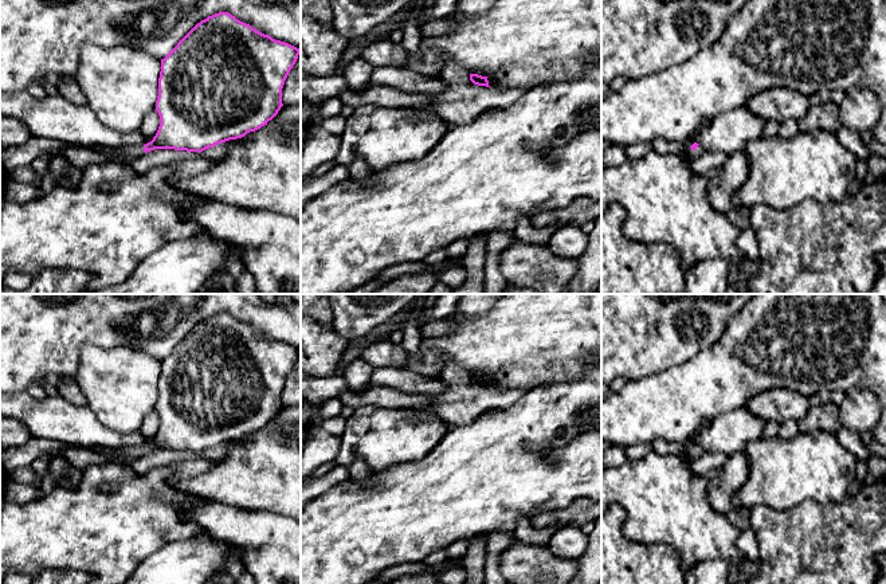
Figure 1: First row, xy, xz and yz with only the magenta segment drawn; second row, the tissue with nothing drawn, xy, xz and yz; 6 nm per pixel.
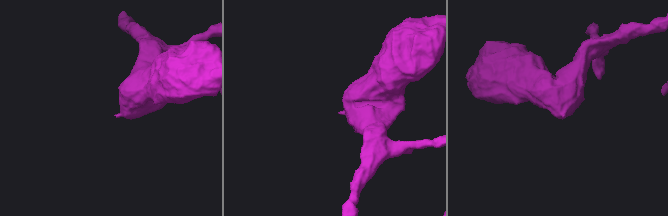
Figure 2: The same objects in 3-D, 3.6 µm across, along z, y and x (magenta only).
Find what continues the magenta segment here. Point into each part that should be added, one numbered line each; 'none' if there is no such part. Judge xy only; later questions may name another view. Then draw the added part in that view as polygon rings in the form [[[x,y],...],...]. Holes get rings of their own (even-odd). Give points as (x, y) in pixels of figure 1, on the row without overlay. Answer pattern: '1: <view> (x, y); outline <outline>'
1: xy (128, 453); outline [[[136,446],[136,447],[125,447],[118,450],[109,450],[109,448],[91,448],[102,455],[105,455],[107,459],[137,459],[142,456],[144,446]]]

